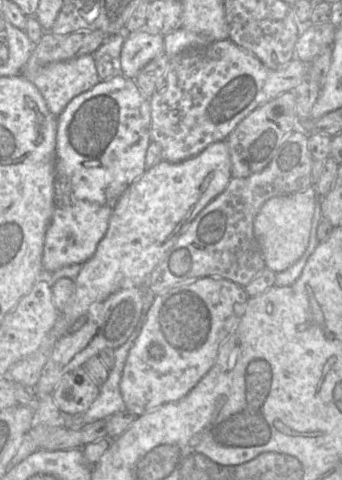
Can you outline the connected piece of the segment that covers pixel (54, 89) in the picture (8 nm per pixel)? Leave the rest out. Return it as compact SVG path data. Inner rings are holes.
M92 54L51 63L33 78L49 111L56 117L74 97L92 89L99 82L96 60Z

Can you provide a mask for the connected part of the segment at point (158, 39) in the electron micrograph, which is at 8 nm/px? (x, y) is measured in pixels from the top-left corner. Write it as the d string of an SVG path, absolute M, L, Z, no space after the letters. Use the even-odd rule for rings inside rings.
M146 27L129 32L120 54L122 74L135 80L146 64L163 53L163 35L152 34Z

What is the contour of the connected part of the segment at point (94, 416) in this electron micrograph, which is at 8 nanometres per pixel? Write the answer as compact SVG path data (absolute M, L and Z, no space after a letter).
M141 328L134 329L128 340L120 347L114 349L115 364L109 370L109 375L105 383L99 388L98 397L90 408L82 413L78 420L83 424L88 424L126 410L120 391L120 380L128 357L128 353L141 332Z

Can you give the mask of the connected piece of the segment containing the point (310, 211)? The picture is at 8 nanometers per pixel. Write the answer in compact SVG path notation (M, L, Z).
M310 186L304 191L273 197L262 205L254 219L253 233L261 249L266 268L279 273L290 268L300 259L309 243L317 200L315 188Z

